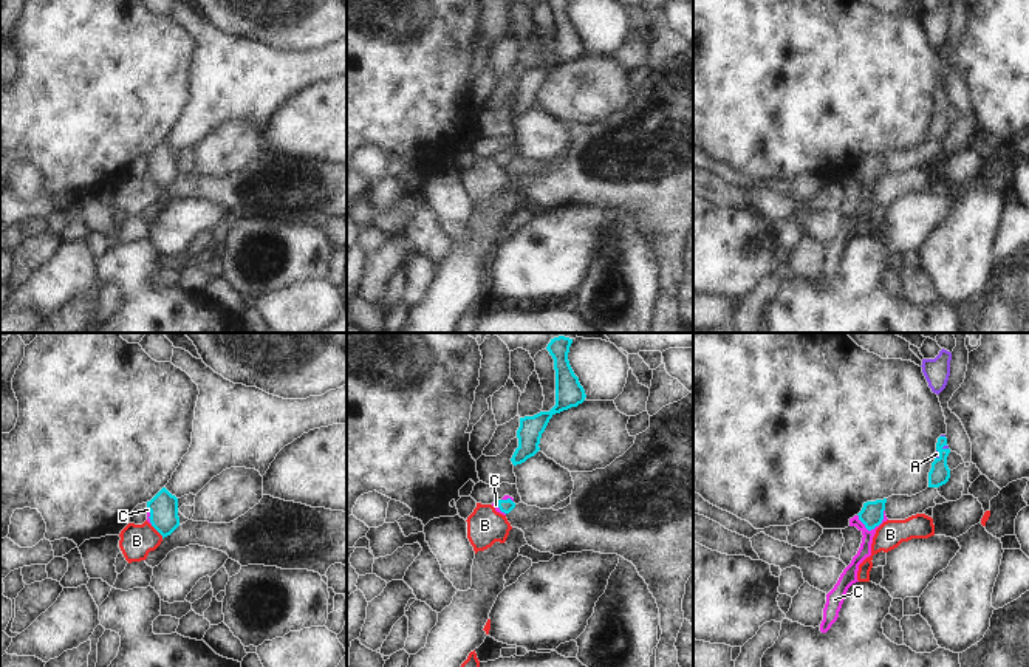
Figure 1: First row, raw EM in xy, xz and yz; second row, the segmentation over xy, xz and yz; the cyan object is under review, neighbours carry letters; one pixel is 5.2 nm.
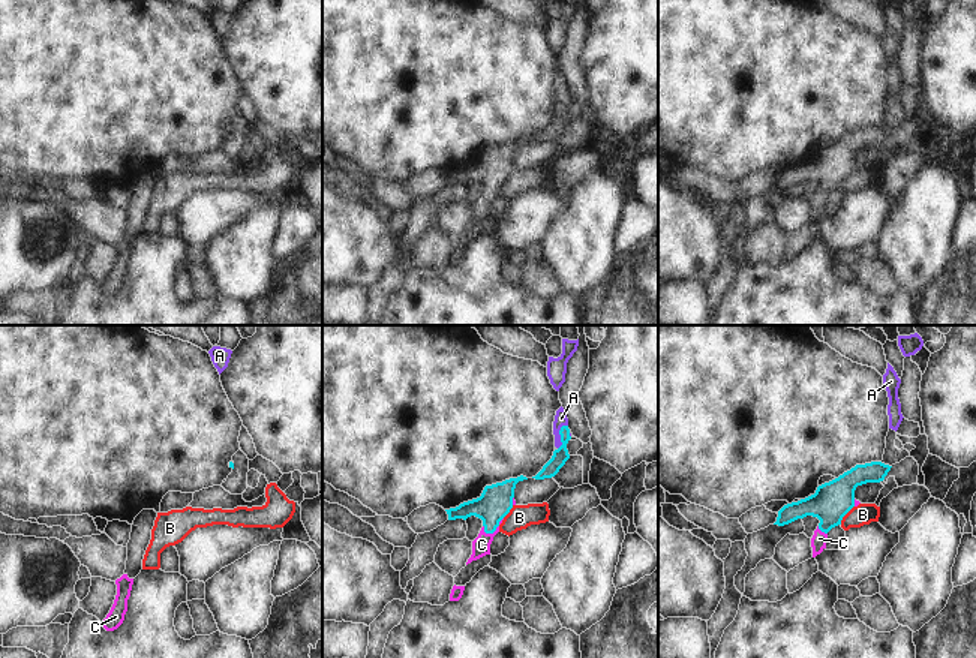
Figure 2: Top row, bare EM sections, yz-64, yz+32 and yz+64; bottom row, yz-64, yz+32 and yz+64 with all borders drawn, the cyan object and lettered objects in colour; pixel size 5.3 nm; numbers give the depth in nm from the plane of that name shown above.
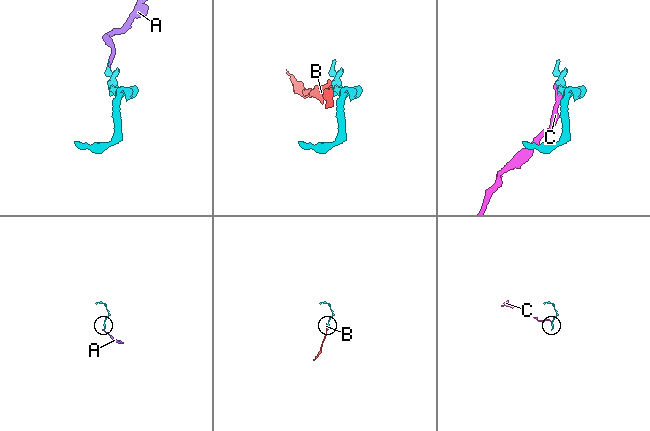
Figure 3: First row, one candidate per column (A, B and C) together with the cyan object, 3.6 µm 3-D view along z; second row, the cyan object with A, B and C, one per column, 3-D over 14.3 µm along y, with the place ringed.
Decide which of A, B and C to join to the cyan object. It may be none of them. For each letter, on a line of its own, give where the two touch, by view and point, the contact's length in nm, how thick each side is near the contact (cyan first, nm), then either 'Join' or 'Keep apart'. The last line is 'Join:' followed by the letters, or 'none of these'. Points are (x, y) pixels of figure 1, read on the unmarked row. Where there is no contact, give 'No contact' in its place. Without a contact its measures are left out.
A: Touches cyan at yz (940, 107). Shared border 60 nm. Thickness 110 nm (cyan) against 30 nm. Join
B: Touches cyan at xy (157, 183). Shared border 100 nm. Thickness 150 nm (cyan) against 180 nm. Keep apart
C: Touches cyan at yz (875, 180). Shared border 150 nm. Thickness 120 nm (cyan) against 70 nm. Join
Join: A, C

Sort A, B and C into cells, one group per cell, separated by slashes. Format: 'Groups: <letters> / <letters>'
Groups: A C / B

